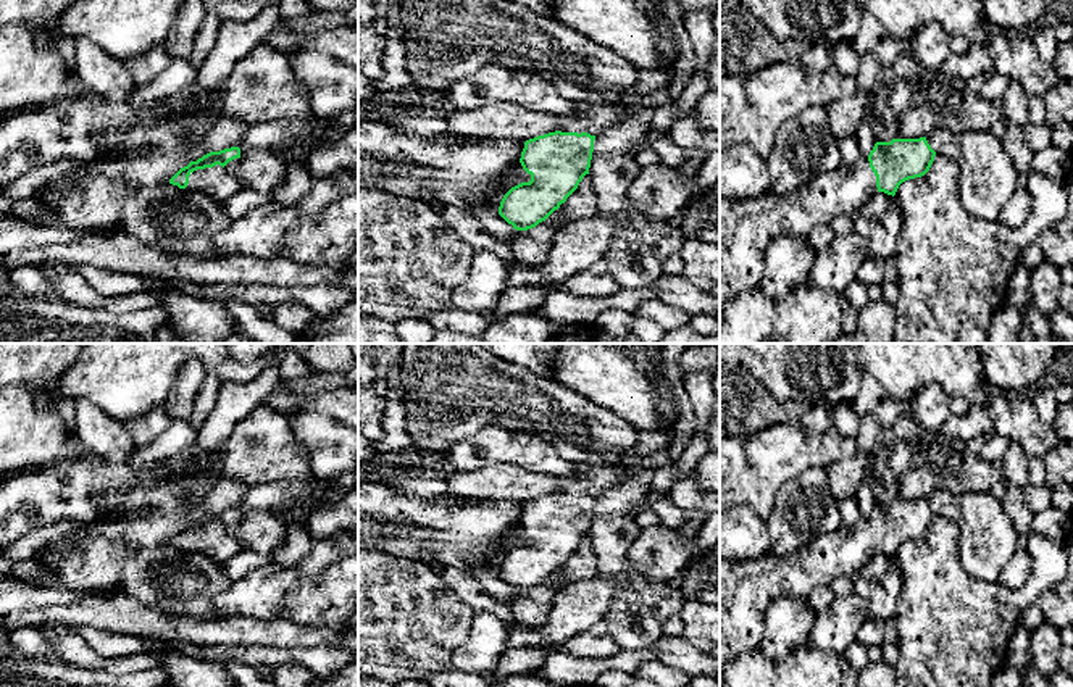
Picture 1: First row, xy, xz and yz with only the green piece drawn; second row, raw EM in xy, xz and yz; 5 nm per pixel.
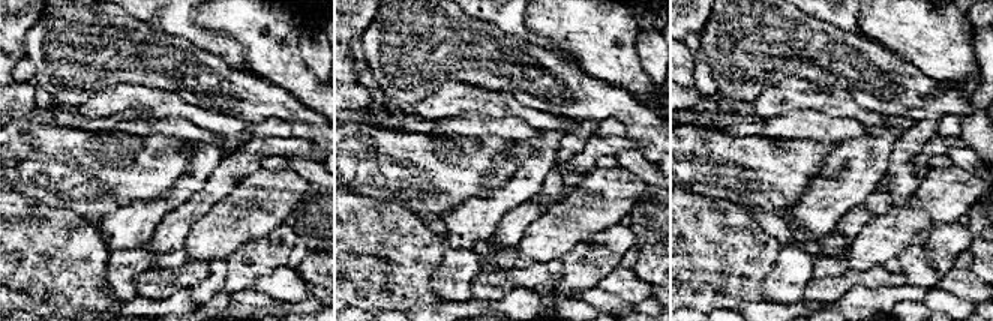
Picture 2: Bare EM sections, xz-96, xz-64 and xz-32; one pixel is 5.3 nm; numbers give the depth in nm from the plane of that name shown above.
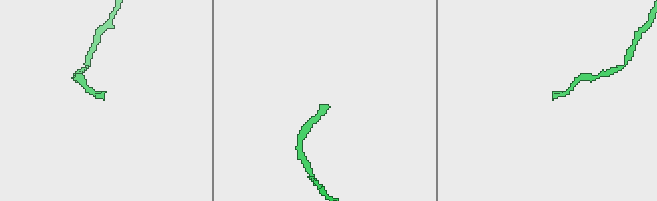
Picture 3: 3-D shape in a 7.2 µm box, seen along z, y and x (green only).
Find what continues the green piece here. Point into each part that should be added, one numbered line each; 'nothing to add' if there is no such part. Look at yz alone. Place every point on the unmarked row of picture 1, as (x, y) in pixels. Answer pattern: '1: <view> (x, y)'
1: yz (747, 587)

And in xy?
1: xy (218, 544)

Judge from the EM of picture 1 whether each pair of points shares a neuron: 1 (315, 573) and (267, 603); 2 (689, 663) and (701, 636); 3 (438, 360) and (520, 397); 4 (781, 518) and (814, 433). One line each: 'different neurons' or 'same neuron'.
1: same neuron
2: different neurons
3: same neuron
4: different neurons

